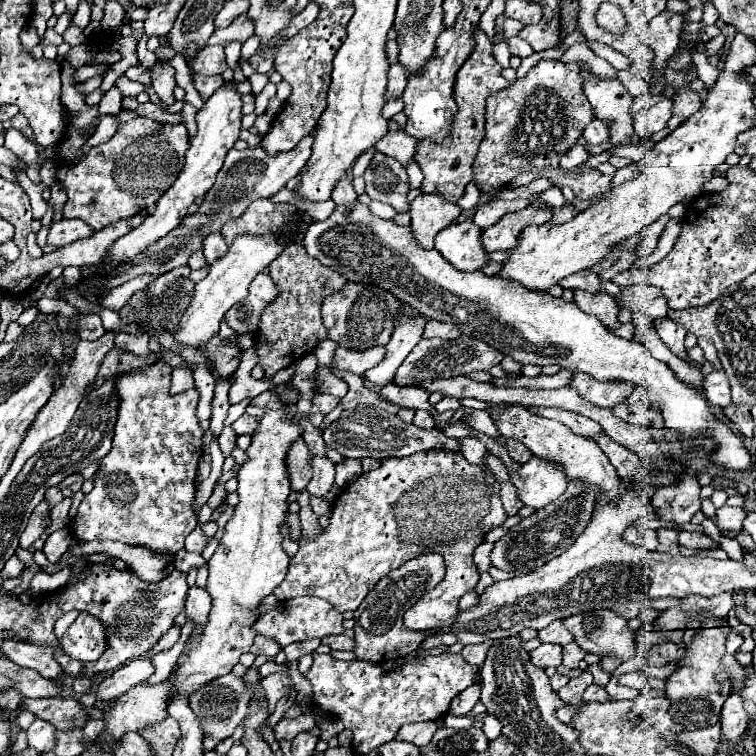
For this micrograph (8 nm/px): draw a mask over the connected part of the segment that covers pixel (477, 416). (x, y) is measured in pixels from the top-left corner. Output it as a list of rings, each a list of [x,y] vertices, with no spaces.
[[[464,408],[464,416],[463,419],[475,430],[480,433],[484,433],[485,435],[497,439],[500,434],[493,424],[490,415],[485,410],[474,410],[471,408]]]

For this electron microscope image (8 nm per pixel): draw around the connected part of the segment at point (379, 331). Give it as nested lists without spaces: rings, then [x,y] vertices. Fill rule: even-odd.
[[[347,283],[339,293],[325,299],[321,315],[323,325],[327,327],[327,337],[335,341],[339,347],[365,351],[377,345],[387,345],[395,327],[395,313],[399,309],[399,301],[389,295],[389,291],[379,287],[369,287],[361,283]]]

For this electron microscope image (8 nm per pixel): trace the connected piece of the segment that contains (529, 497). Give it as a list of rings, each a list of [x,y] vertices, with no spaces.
[[[531,457],[519,469],[507,469],[507,473],[523,505],[531,509],[545,509],[567,489],[565,475],[537,457]]]

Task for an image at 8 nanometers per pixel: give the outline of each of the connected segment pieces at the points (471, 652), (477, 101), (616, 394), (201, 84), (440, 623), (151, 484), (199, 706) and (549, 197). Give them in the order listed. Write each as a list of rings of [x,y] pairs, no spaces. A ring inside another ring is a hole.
[[[485,641],[485,643],[479,643],[479,645],[467,645],[467,647],[463,647],[461,655],[465,657],[467,663],[481,667],[481,665],[483,665],[483,659],[485,659],[485,655],[487,655],[487,649],[489,649],[493,643],[495,643],[495,641]]]
[[[477,31],[475,35],[475,51],[469,55],[469,59],[463,63],[463,67],[457,73],[455,83],[455,101],[459,105],[459,111],[455,115],[455,123],[451,127],[451,135],[445,143],[435,145],[431,140],[419,141],[417,145],[417,165],[423,171],[423,193],[437,193],[443,199],[449,199],[451,203],[457,203],[463,195],[465,185],[473,179],[473,161],[479,149],[479,143],[485,137],[485,103],[487,97],[505,89],[509,81],[501,75],[503,67],[493,57],[493,43],[483,31]]]
[[[573,373],[569,387],[575,389],[585,401],[593,403],[595,407],[607,409],[613,409],[615,405],[623,403],[633,391],[631,387],[625,387],[625,383],[597,383],[585,373]]]
[[[193,75],[193,83],[195,83],[195,89],[201,93],[201,97],[203,99],[209,99],[215,91],[217,91],[217,87],[221,87],[221,83],[225,83],[223,81],[223,77],[221,75],[215,75],[215,77],[205,77],[205,75]]]
[[[431,449],[401,459],[383,459],[377,469],[359,475],[341,491],[327,529],[313,539],[301,535],[299,551],[291,557],[289,571],[273,595],[277,601],[315,595],[329,601],[339,613],[355,611],[367,591],[389,571],[419,555],[441,553],[447,567],[445,577],[407,609],[405,627],[447,631],[459,613],[461,595],[479,581],[473,549],[489,529],[507,519],[499,489],[495,477],[471,465],[461,453]]]
[[[157,361],[145,369],[121,373],[115,379],[115,393],[119,397],[119,411],[113,435],[111,451],[101,459],[101,467],[95,473],[95,487],[87,493],[77,509],[73,521],[73,535],[79,541],[121,541],[125,545],[139,545],[151,553],[175,555],[183,549],[185,537],[195,529],[197,517],[193,511],[197,463],[203,455],[203,429],[199,427],[195,405],[199,391],[187,389],[171,395],[171,367],[165,361]]]
[[[231,673],[217,677],[191,693],[189,707],[193,709],[193,713],[197,715],[197,721],[201,725],[205,751],[215,749],[217,743],[221,743],[223,739],[227,739],[235,731],[237,723],[247,715],[249,701],[251,701],[251,697],[249,697],[249,691],[245,689],[245,683],[241,681],[241,677],[235,677]]]
[[[551,187],[551,191],[545,191],[545,193],[543,193],[543,201],[549,203],[549,205],[555,205],[555,207],[565,205],[565,199],[563,199],[559,187]]]

